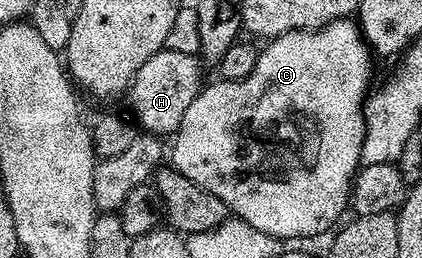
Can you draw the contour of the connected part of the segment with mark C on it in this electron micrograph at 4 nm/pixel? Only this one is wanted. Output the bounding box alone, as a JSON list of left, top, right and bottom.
[169,18,373,242]

